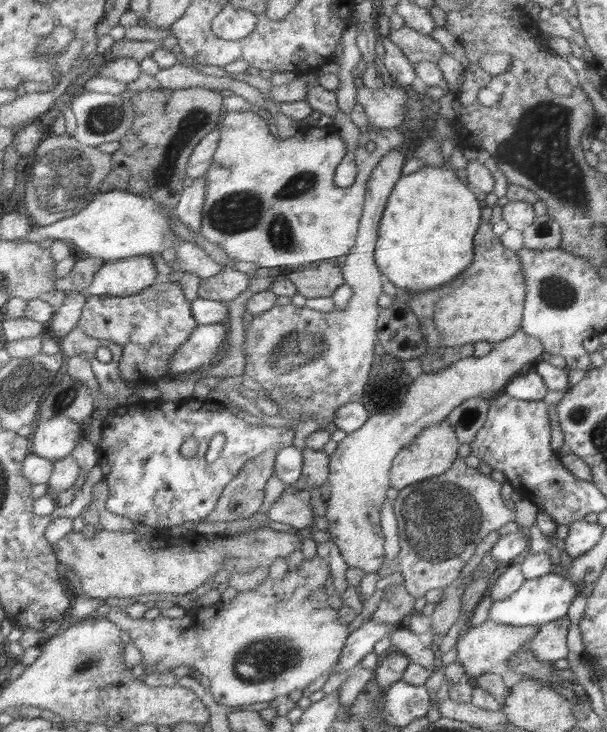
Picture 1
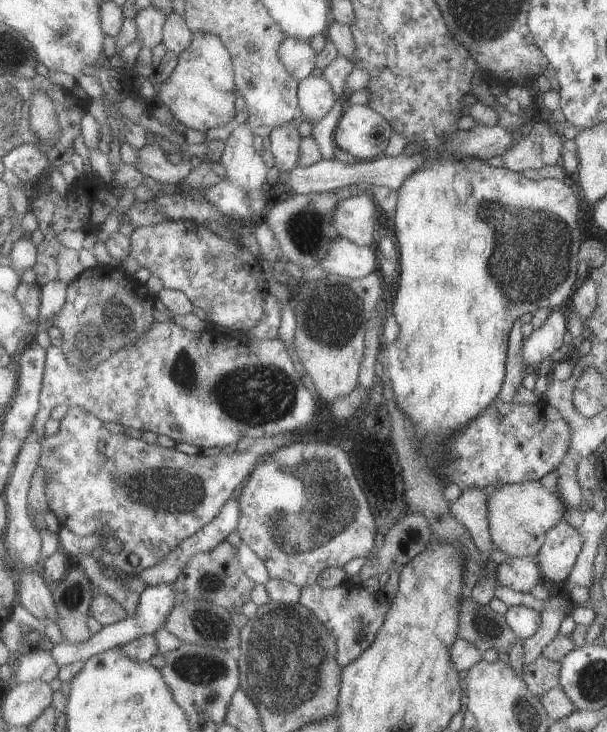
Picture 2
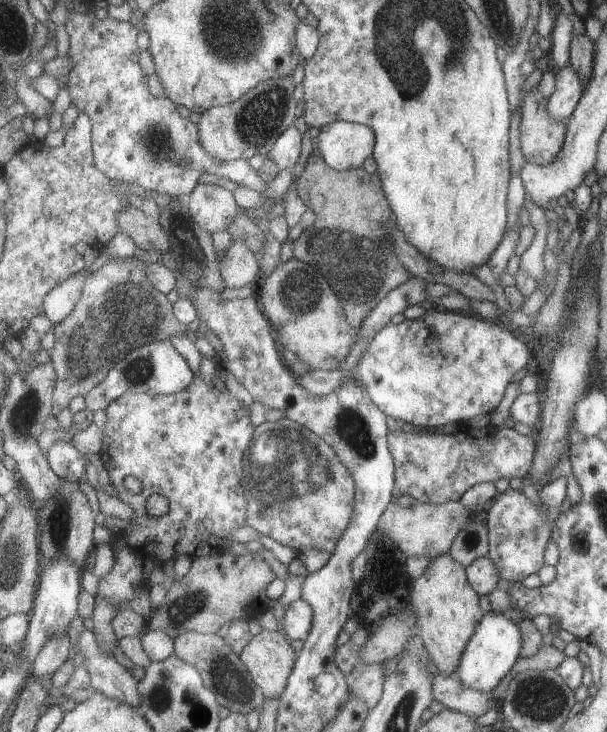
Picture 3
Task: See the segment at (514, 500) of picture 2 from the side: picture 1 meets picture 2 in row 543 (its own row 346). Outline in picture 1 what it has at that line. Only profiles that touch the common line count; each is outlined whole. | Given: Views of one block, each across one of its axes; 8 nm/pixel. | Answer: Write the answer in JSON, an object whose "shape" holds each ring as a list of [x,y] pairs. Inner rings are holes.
{"shape":[[[522,328],[508,340],[496,343],[488,356],[465,358],[437,373],[423,372],[412,383],[406,401],[394,413],[376,414],[365,427],[349,433],[331,456],[329,482],[333,490],[326,514],[331,538],[340,547],[349,567],[380,575],[388,558],[382,512],[393,487],[394,463],[406,446],[416,442],[426,429],[449,420],[452,412],[467,400],[498,397],[506,391],[512,378],[530,370],[543,357],[546,357],[545,345]]]}

